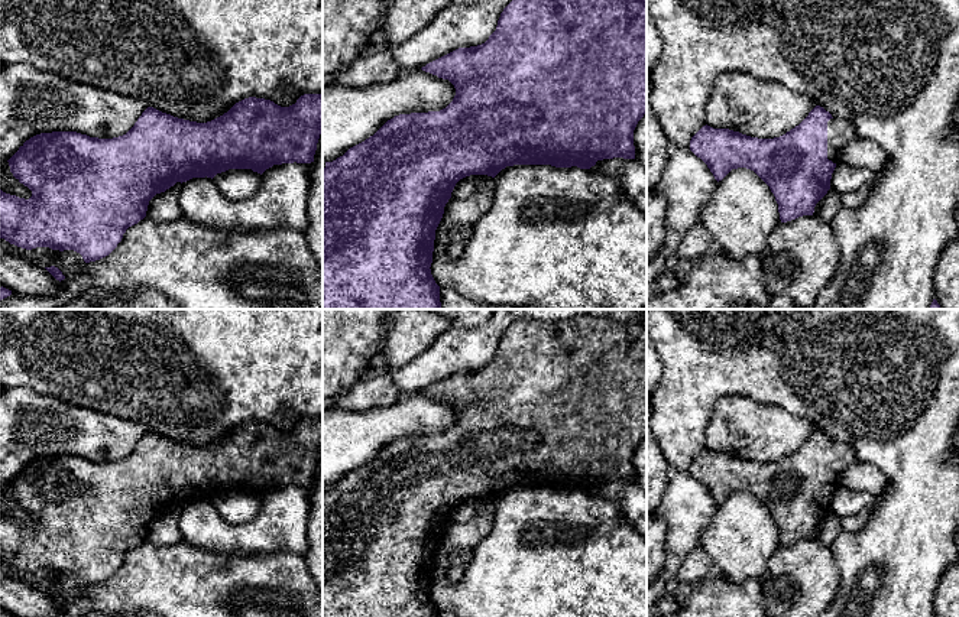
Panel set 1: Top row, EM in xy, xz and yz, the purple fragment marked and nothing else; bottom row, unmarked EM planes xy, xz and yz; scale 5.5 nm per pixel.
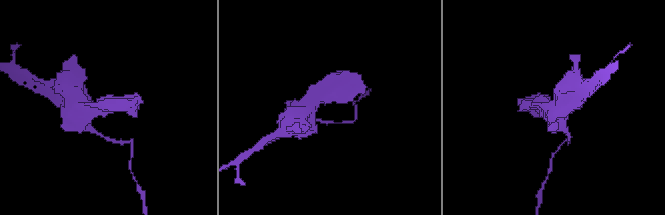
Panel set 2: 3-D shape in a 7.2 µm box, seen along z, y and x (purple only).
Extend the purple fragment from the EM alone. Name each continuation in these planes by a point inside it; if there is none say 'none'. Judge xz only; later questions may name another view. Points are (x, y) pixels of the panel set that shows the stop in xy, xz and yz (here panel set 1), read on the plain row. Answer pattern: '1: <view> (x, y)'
none

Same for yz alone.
1: yz (839, 455)

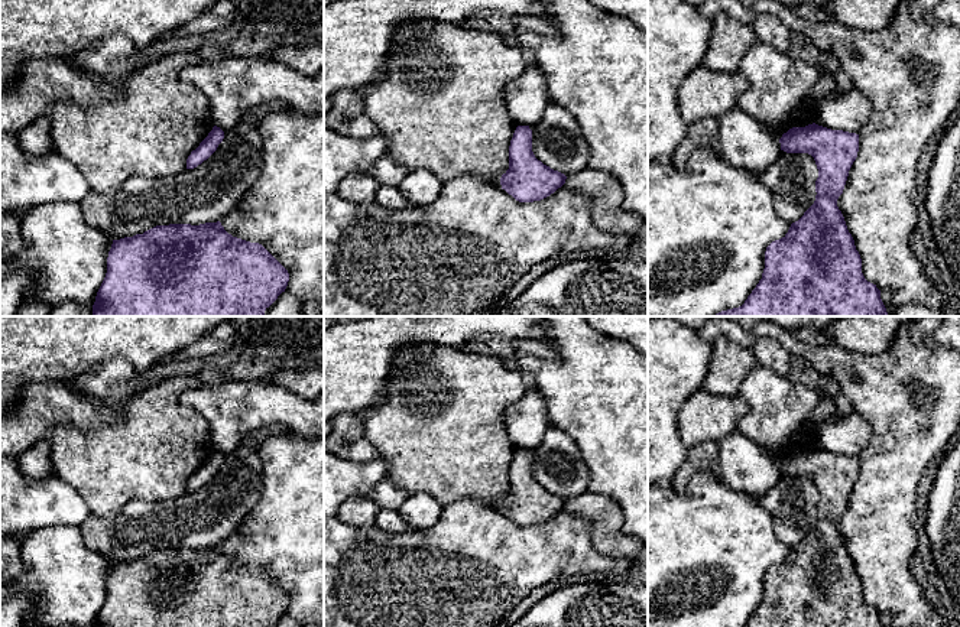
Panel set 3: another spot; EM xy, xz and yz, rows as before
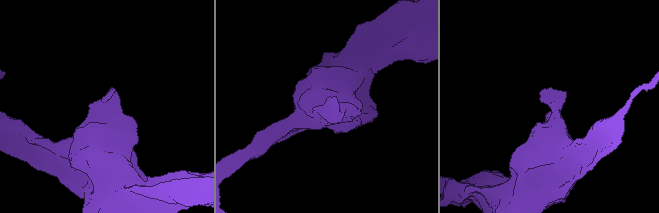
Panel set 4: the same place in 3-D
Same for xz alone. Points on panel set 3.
none

